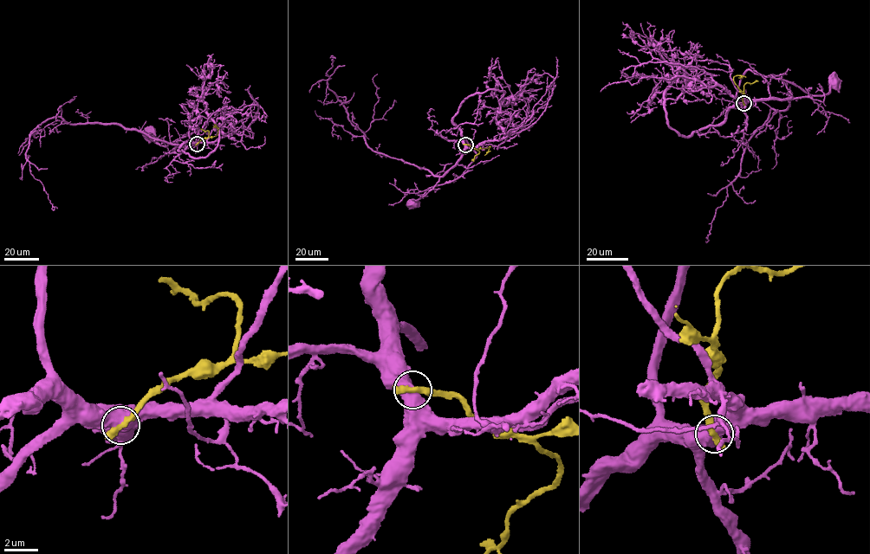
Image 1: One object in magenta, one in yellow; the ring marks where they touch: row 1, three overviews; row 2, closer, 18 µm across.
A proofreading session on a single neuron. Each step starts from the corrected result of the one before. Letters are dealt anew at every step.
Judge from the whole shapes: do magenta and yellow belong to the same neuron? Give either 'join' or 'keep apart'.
keep apart

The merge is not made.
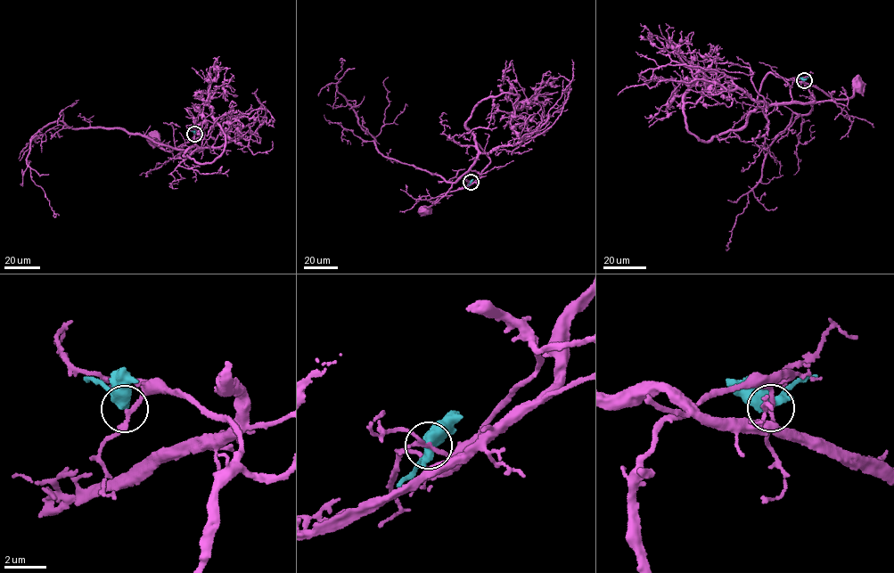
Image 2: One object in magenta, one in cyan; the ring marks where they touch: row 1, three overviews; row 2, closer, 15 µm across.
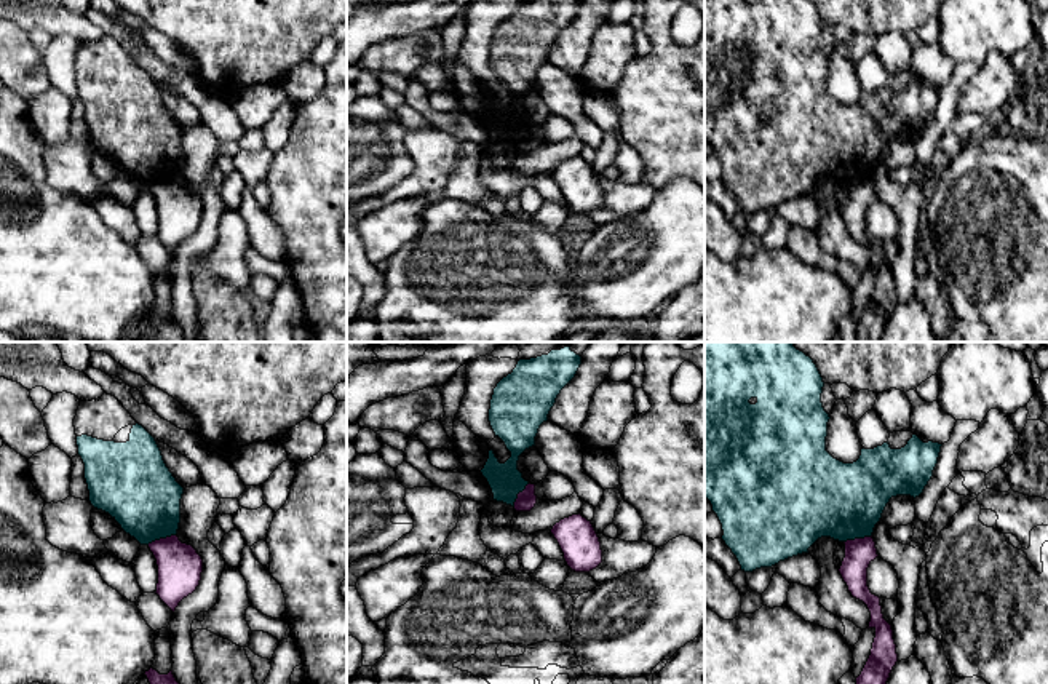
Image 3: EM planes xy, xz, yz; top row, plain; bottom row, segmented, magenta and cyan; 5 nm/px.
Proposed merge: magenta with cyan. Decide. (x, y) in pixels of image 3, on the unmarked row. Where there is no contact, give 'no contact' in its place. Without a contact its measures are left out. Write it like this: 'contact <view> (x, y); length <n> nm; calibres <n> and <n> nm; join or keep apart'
contact yz (857, 181); length 150 nm; calibres 140 and 380 nm; keep apart

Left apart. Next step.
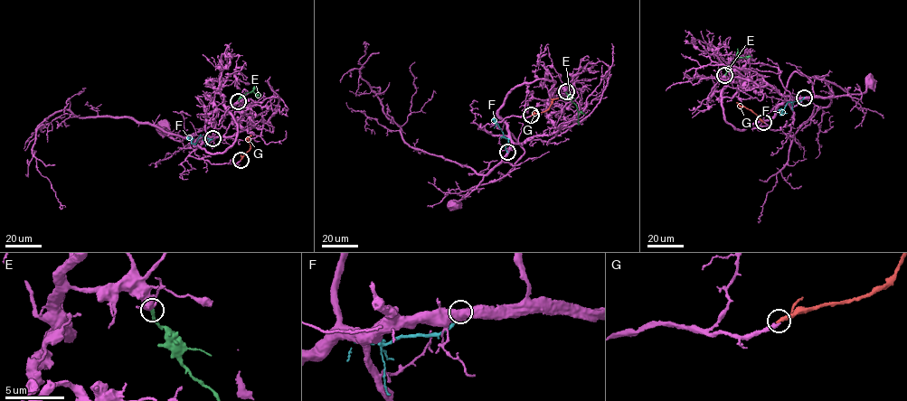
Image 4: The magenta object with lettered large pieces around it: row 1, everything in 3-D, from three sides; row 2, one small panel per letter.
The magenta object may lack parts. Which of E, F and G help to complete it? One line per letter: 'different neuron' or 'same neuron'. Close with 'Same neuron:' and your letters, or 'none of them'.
E: same neuron
F: different neuron
G: same neuron
Same neuron: E, G

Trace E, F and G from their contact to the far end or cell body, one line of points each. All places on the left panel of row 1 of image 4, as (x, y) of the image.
E: (239, 101), (249, 92), (258, 96)
F: (212, 138), (201, 135), (194, 144), (191, 137), (188, 139)
G: (240, 160), (249, 151), (248, 139), (251, 135)

